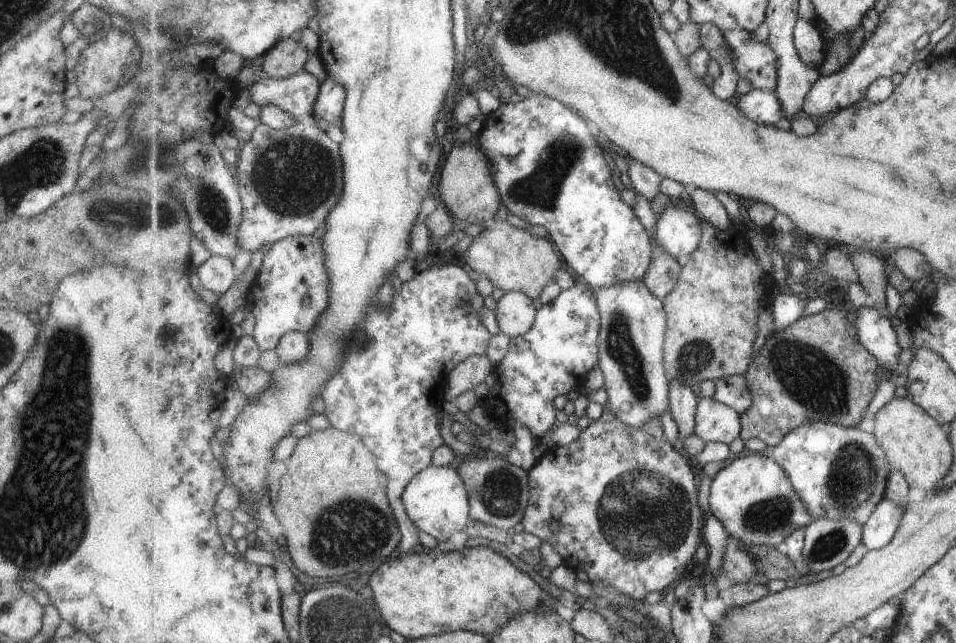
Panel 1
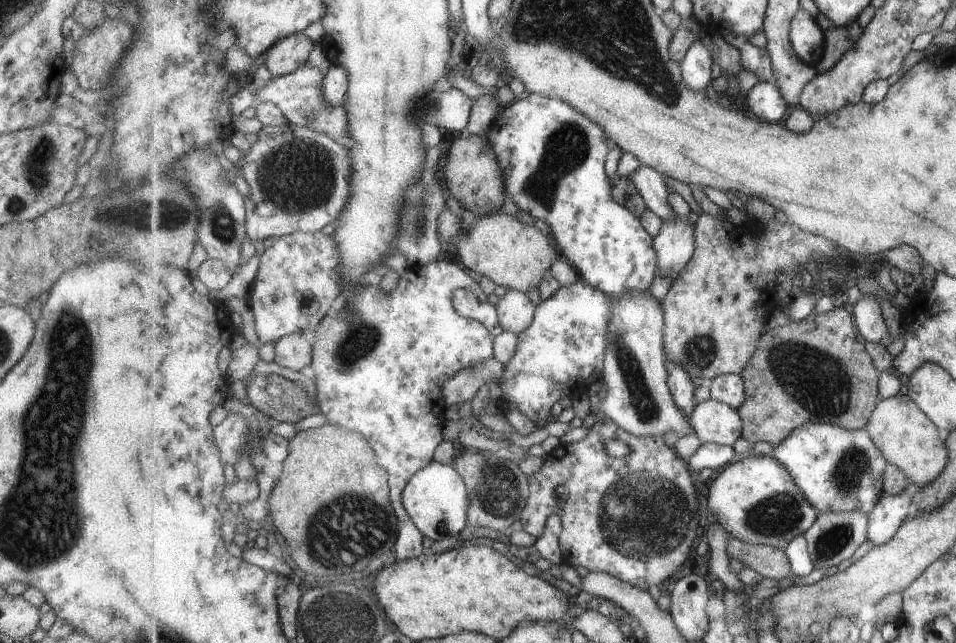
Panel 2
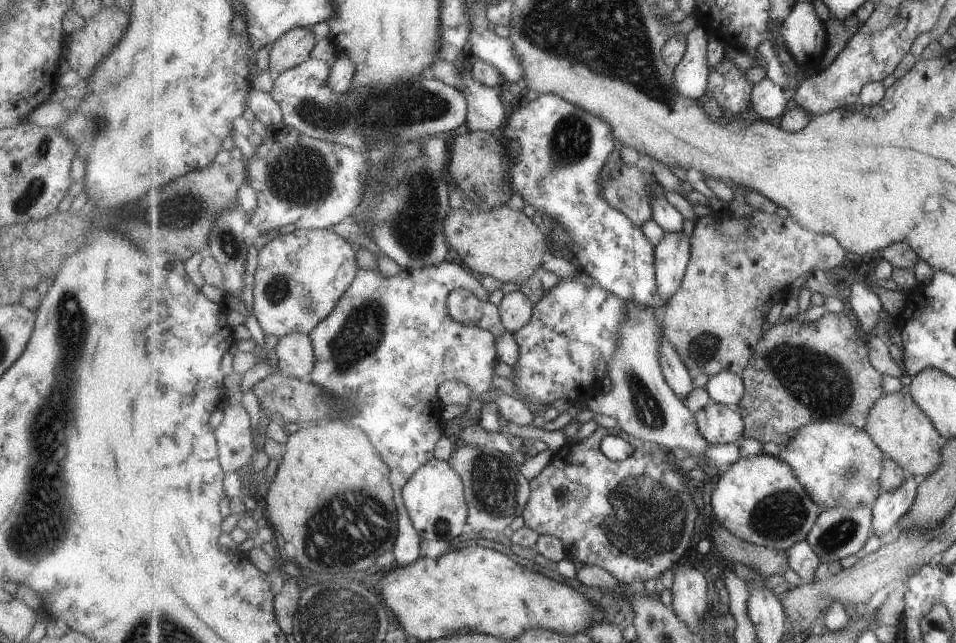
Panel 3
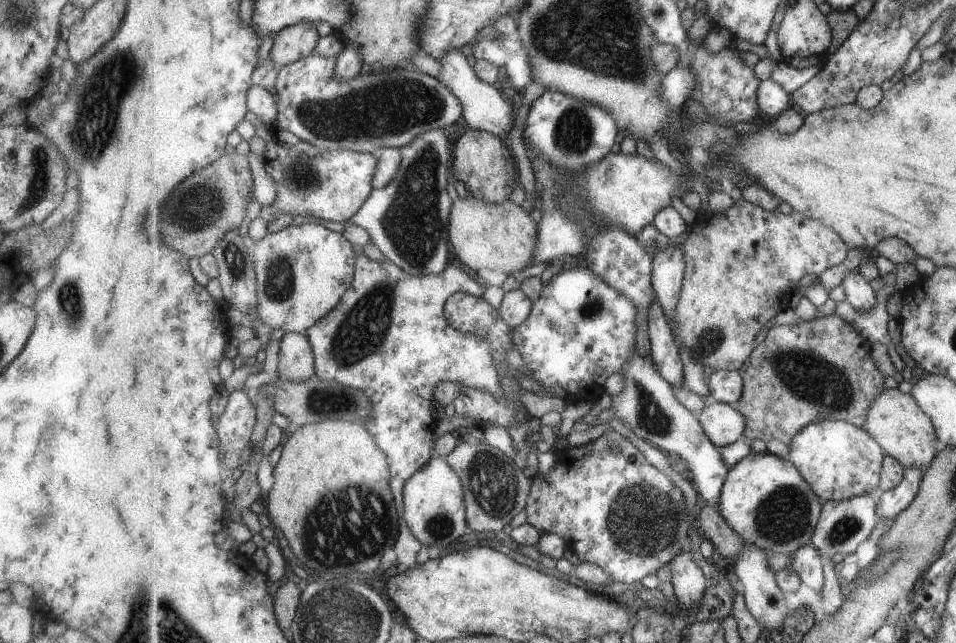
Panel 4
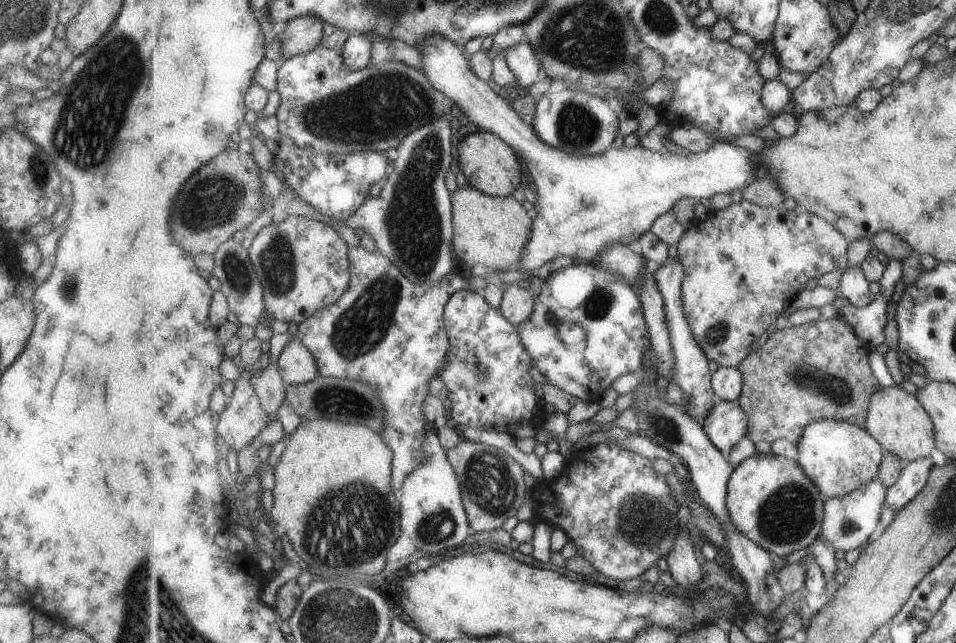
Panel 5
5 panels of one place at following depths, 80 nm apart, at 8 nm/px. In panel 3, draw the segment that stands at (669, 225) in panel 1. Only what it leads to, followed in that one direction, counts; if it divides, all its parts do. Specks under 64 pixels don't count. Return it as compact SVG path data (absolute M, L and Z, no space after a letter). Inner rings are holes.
M683 231L665 233L656 244L657 290L665 304L681 288L691 260L691 238Z

